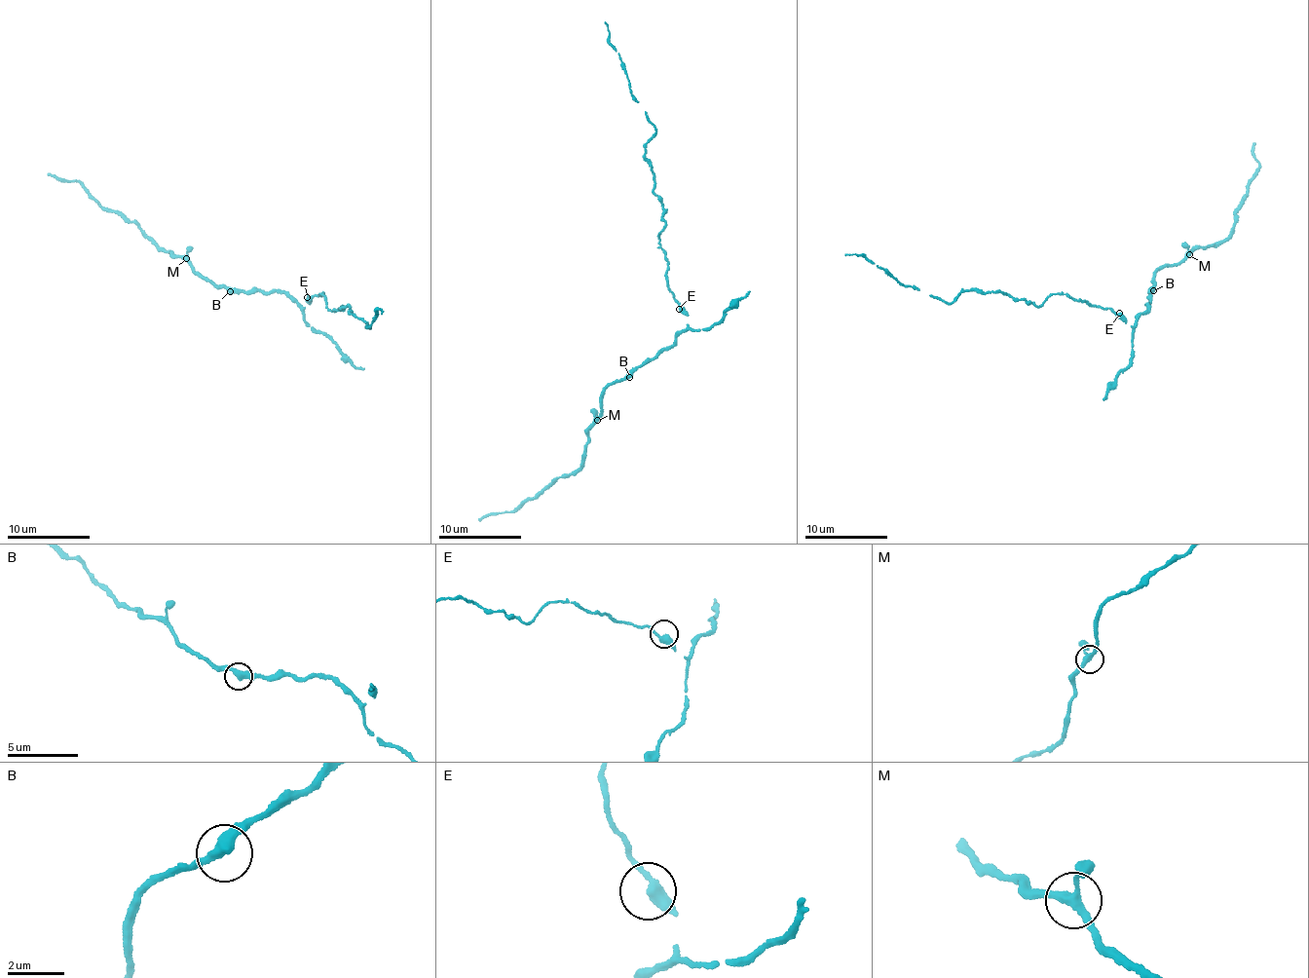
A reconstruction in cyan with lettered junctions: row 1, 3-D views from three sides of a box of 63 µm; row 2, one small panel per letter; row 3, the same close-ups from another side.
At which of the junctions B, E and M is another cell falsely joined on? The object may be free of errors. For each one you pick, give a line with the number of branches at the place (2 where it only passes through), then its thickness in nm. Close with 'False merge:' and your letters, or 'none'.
False merge: none

